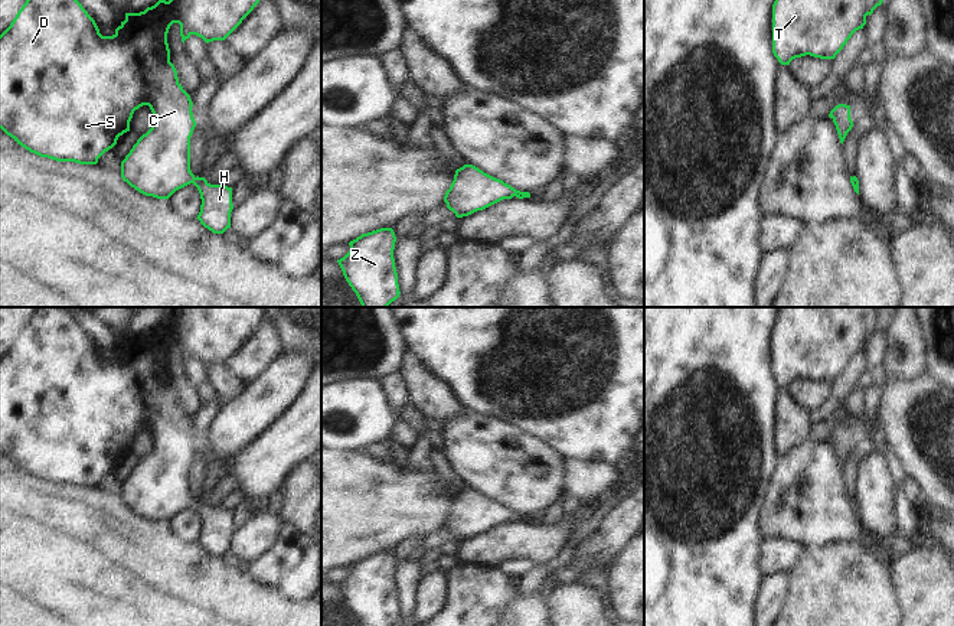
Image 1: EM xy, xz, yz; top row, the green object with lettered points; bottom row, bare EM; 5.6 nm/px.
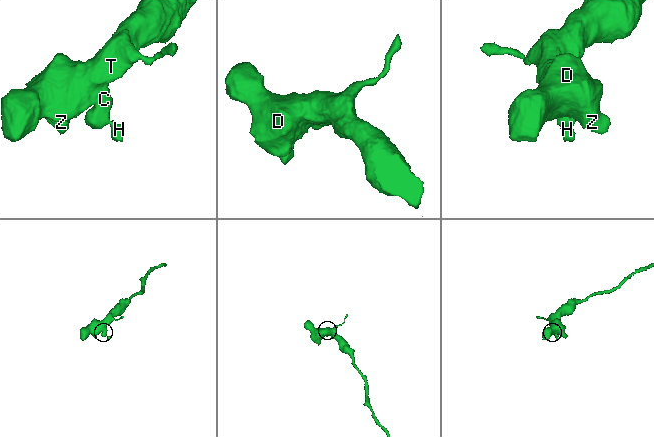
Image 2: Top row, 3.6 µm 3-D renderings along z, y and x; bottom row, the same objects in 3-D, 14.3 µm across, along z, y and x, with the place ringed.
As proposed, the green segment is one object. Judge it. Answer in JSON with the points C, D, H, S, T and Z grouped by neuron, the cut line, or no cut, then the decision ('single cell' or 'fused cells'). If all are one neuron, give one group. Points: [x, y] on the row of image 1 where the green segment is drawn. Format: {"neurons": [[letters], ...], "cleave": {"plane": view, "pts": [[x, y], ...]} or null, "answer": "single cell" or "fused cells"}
{"neurons": [["C", "D", "H", "S", "T", "Z"]], "cleave": null, "answer": "single cell"}

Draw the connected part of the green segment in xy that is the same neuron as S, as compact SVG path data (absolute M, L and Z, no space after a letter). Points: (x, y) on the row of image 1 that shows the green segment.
M26 0L10 26L0 35L0 128L17 144L40 157L56 162L97 164L98 159L130 131L135 110L148 105L154 123L121 162L121 177L146 196L169 199L176 190L193 183L202 199L196 219L213 234L231 228L232 188L210 185L190 170L190 137L196 127L190 95L179 84L177 71L170 62L167 33L173 23L180 25L184 43L192 35L206 43L225 40L254 10L259 0L159 0L140 13L125 13L125 20L112 36L102 36L95 20L78 0Z

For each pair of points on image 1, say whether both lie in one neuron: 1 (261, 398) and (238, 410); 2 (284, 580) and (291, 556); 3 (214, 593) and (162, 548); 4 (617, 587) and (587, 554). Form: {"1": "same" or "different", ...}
{"1": "same", "2": "same", "3": "same", "4": "different"}

